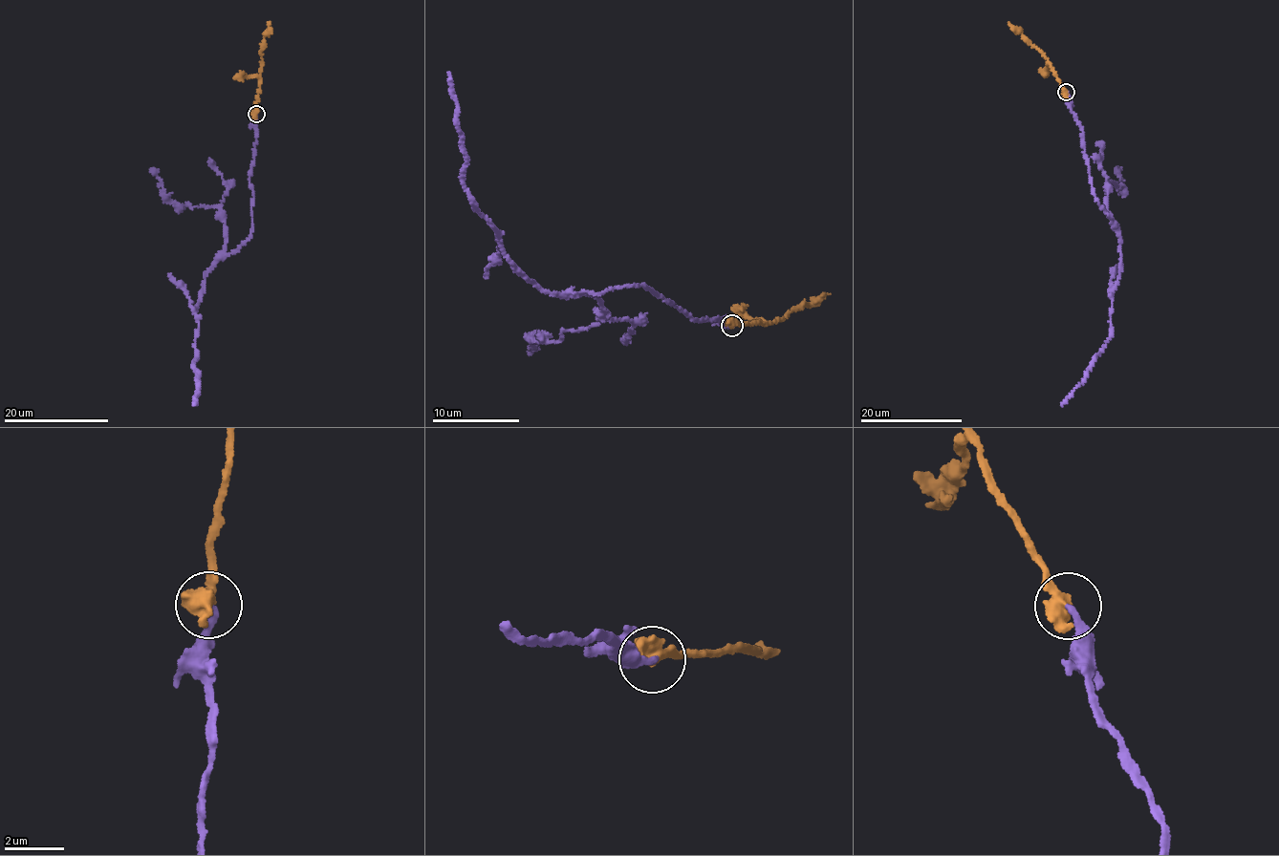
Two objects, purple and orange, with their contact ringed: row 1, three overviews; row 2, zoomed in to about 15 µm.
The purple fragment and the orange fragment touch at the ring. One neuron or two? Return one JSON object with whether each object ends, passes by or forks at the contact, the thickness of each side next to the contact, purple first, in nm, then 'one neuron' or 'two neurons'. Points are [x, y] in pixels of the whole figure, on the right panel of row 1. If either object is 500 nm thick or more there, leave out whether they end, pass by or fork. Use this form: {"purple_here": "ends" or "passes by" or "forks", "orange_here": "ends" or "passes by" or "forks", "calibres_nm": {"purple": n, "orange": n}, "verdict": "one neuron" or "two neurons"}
{"calibres_nm": {"purple": 240, "orange": 700}, "verdict": "one neuron"}

